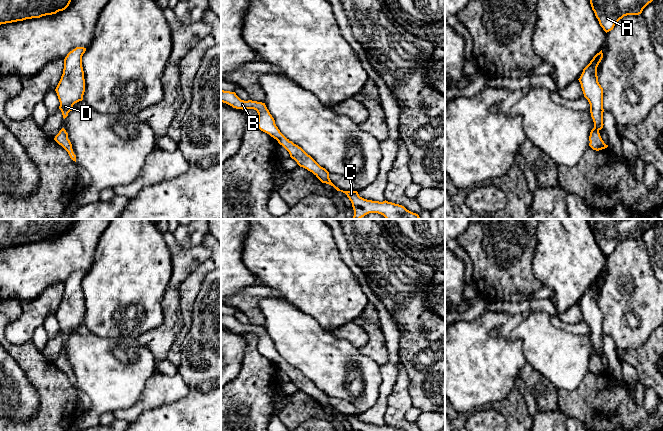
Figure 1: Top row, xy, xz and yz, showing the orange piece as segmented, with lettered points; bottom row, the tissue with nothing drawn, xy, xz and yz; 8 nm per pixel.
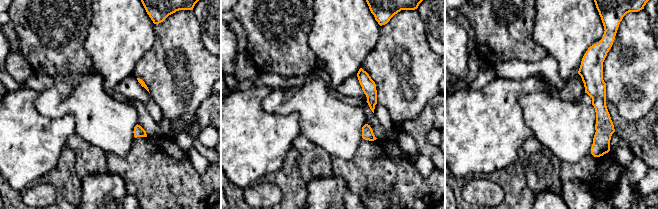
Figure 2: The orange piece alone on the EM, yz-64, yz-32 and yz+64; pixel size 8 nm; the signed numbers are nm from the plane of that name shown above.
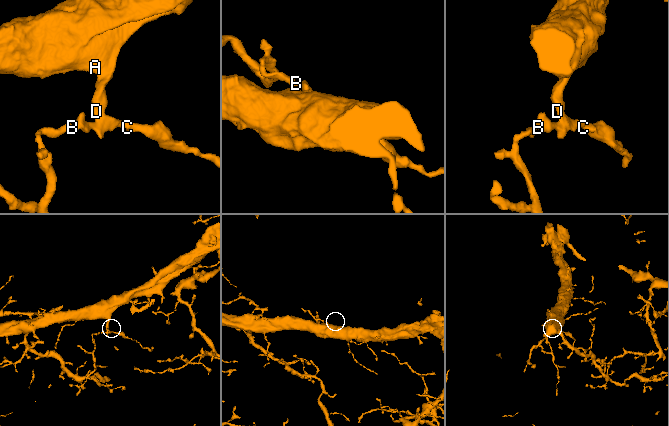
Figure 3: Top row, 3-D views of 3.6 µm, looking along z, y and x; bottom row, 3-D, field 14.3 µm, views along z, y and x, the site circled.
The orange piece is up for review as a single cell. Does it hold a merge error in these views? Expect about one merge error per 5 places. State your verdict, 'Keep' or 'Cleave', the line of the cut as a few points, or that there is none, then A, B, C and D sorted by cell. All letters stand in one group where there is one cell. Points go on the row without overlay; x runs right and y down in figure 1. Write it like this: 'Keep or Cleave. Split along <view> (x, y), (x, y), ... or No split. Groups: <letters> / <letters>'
Keep. No split. Groups: A B C D

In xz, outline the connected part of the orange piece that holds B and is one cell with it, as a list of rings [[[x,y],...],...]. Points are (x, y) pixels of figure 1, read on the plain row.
[[[221,314],[221,326],[226,327],[236,333],[254,333],[258,337],[258,352],[276,363],[290,378],[300,391],[312,396],[322,407],[333,410],[337,415],[347,419],[352,427],[352,431],[404,431],[388,425],[372,425],[359,420],[357,415],[343,415],[336,411],[329,402],[329,396],[321,391],[310,379],[301,371],[287,363],[278,353],[275,344],[267,333],[265,327],[257,325],[241,324],[235,316]]]

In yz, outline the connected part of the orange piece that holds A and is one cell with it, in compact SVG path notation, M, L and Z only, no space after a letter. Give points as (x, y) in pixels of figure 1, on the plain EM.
M587 219L600 250L607 257L627 239L639 239L658 219Z

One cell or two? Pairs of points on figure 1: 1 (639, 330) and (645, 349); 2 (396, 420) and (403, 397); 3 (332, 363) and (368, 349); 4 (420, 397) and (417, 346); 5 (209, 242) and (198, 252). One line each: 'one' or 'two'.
1: two
2: one
3: two
4: one
5: two

